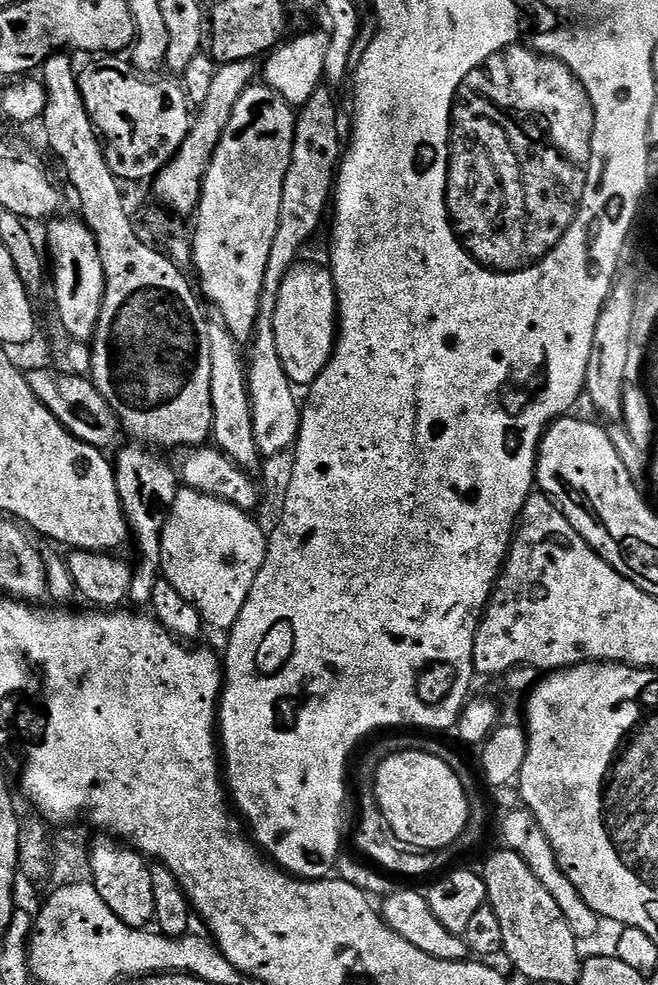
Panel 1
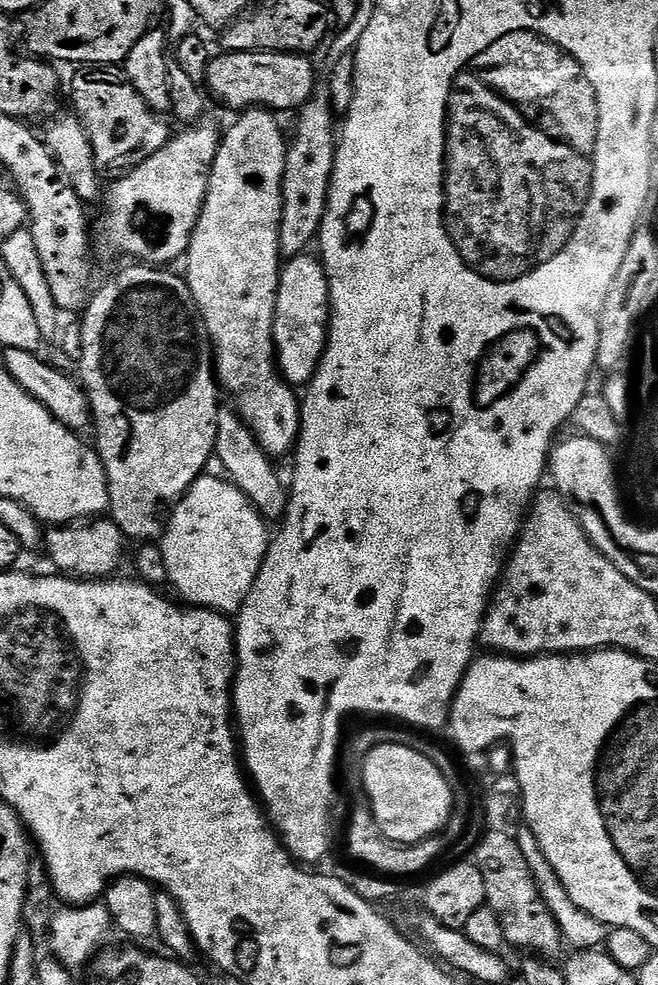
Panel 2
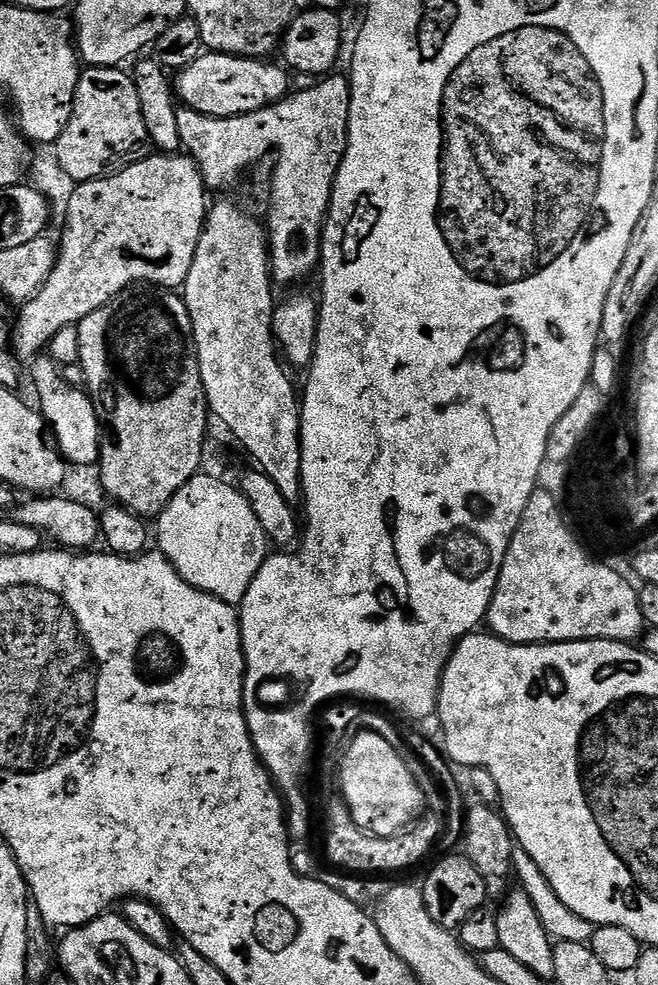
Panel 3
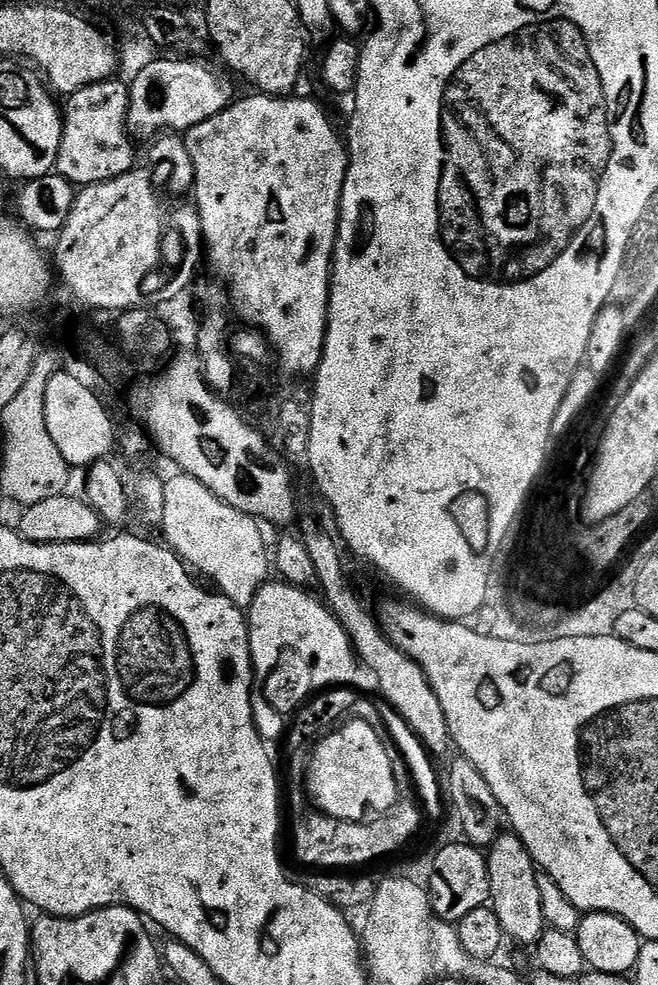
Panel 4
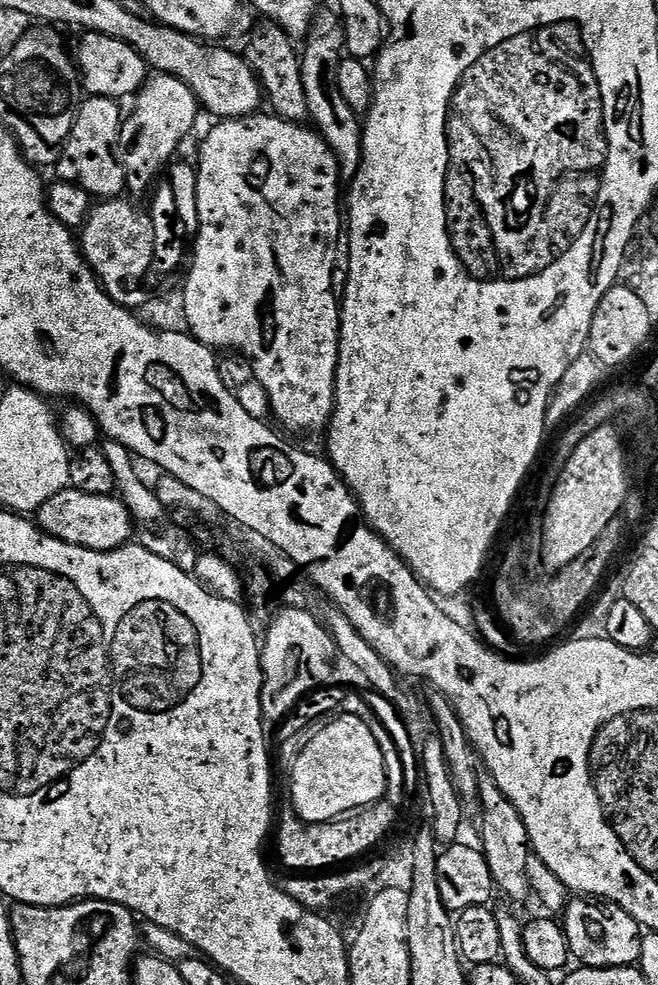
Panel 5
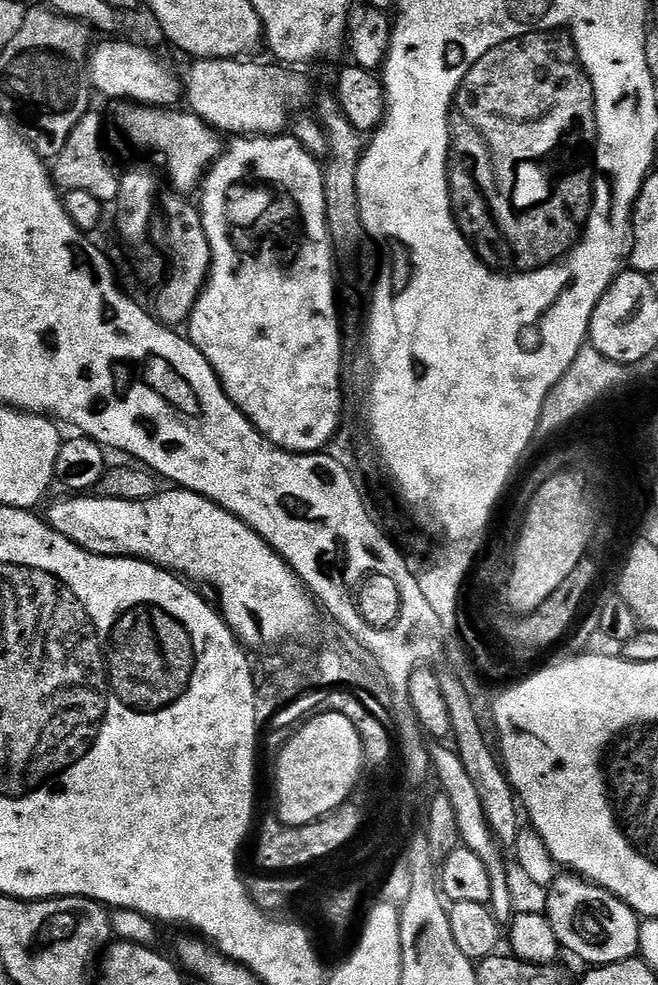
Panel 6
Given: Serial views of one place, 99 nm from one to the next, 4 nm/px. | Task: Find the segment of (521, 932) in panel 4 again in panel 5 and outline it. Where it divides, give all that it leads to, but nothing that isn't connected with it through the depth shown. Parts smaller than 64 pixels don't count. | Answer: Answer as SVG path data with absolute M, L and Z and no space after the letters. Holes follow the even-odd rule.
M480 770L477 774L478 790L480 791L479 811L484 811L484 817L480 820L480 841L486 862L490 866L493 885L504 896L512 900L524 902L530 895L528 886L526 862L530 855L528 843L528 831L510 798L498 790L494 778L486 770Z

